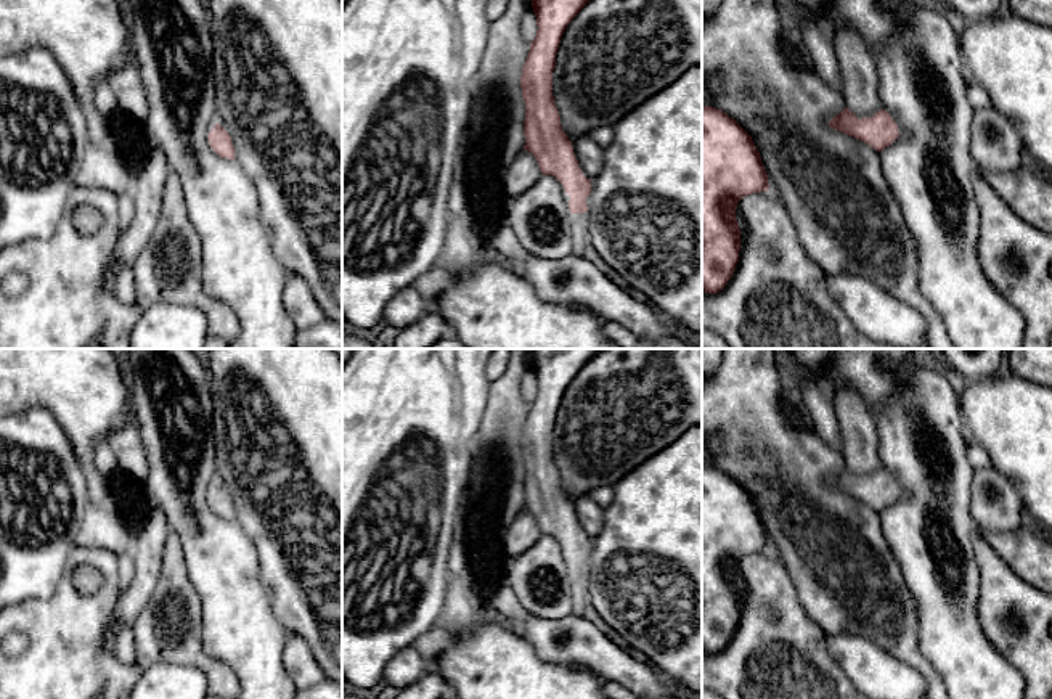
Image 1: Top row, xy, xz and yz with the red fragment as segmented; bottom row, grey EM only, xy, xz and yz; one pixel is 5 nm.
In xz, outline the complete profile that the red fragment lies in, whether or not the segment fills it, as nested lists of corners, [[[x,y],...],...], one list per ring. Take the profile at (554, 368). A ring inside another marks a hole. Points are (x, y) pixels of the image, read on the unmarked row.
[[[532,349],[532,368],[536,376],[536,397],[530,403],[520,447],[525,463],[524,509],[530,511],[543,535],[556,537],[570,556],[572,615],[583,617],[588,606],[589,574],[586,558],[591,540],[578,527],[572,501],[564,493],[553,456],[553,431],[564,390],[591,357],[602,349]]]

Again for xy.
[[[215,484],[207,495],[210,508],[220,516],[226,519],[234,519],[234,506],[228,492],[220,485]]]

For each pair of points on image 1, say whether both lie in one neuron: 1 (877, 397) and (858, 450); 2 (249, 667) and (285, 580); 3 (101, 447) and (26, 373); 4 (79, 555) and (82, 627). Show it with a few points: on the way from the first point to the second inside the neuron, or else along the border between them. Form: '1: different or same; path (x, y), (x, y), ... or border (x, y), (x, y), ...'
1: different; border (845, 384), (863, 399), (874, 416)
2: different; border (259, 574), (275, 617), (289, 633)
3: different; border (103, 437), (95, 444), (93, 455), (98, 478)
4: same; path (68, 572), (68, 609)

